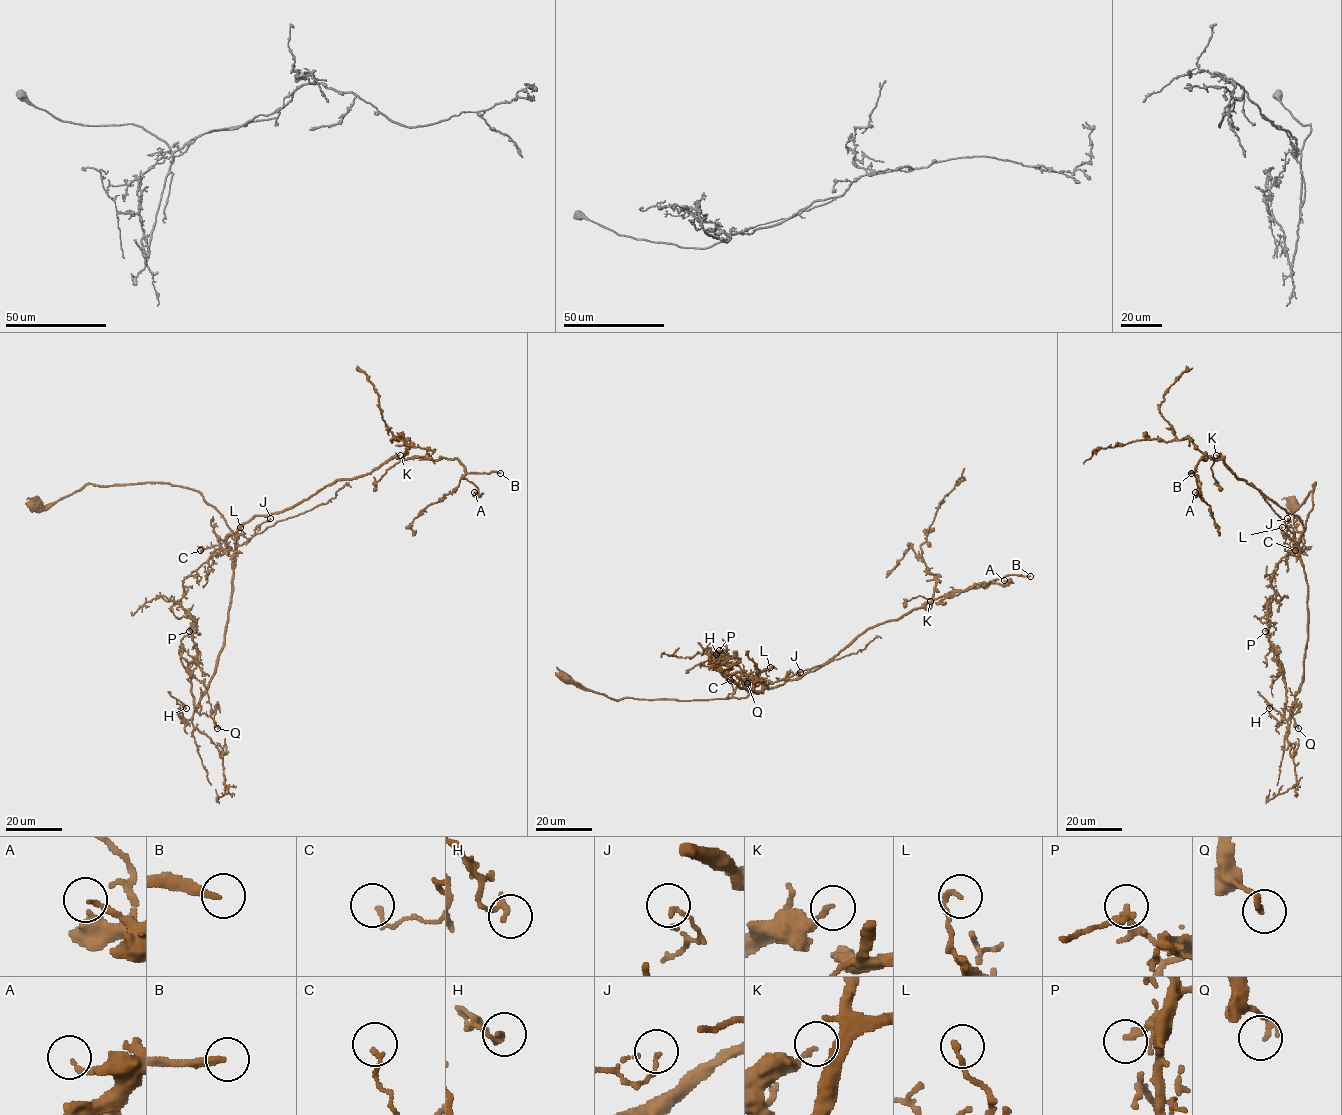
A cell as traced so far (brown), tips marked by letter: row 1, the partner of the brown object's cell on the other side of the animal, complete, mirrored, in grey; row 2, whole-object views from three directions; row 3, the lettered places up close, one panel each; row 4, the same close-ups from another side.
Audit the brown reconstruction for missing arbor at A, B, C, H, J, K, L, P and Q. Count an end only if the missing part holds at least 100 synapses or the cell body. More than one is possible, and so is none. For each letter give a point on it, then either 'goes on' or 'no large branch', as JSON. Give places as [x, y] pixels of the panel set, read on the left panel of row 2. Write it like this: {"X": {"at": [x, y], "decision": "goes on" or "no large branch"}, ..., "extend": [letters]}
{"A": {"at": [474, 492], "decision": "no large branch"}, "B": {"at": [500, 473], "decision": "goes on"}, "C": {"at": [200, 550], "decision": "no large branch"}, "H": {"at": [186, 708], "decision": "no large branch"}, "J": {"at": [270, 518], "decision": "no large branch"}, "K": {"at": [400, 455], "decision": "no large branch"}, "L": {"at": [240, 527], "decision": "no large branch"}, "P": {"at": [189, 631], "decision": "no large branch"}, "Q": {"at": [217, 728], "decision": "no large branch"}, "extend": ["B"]}

